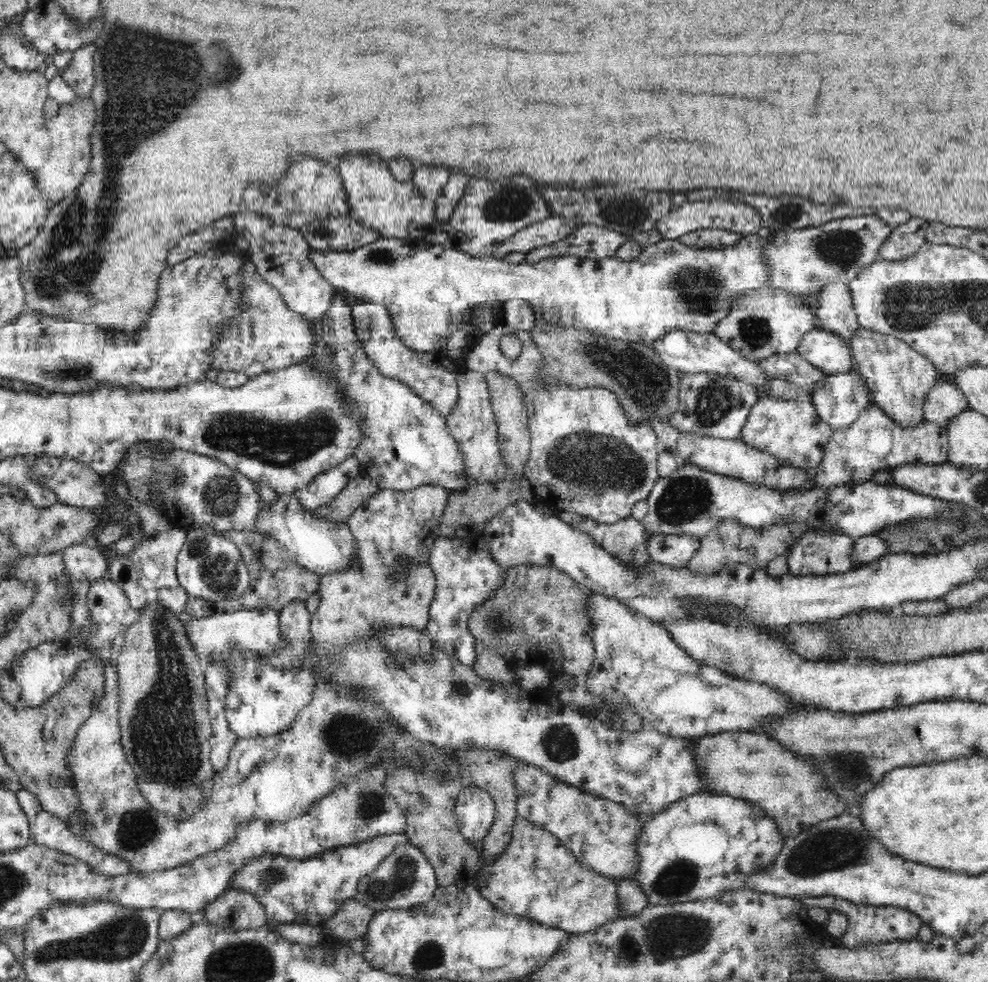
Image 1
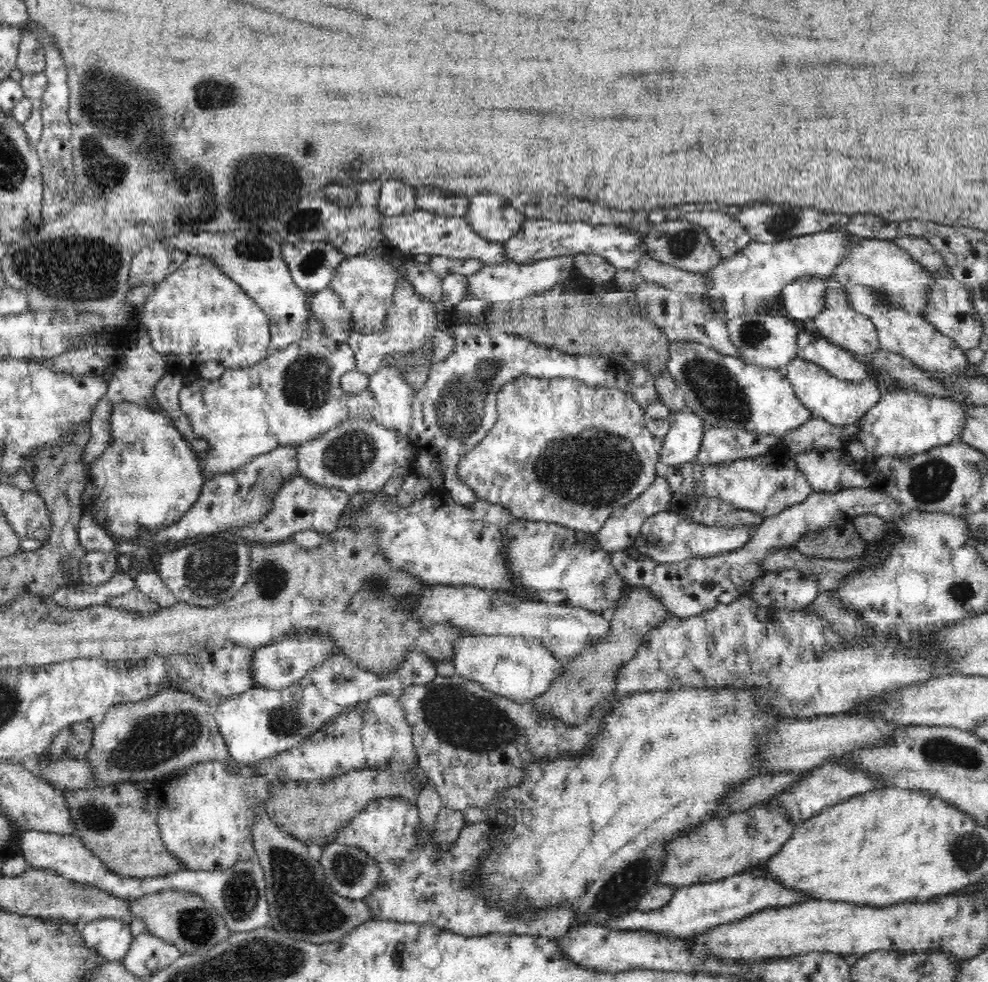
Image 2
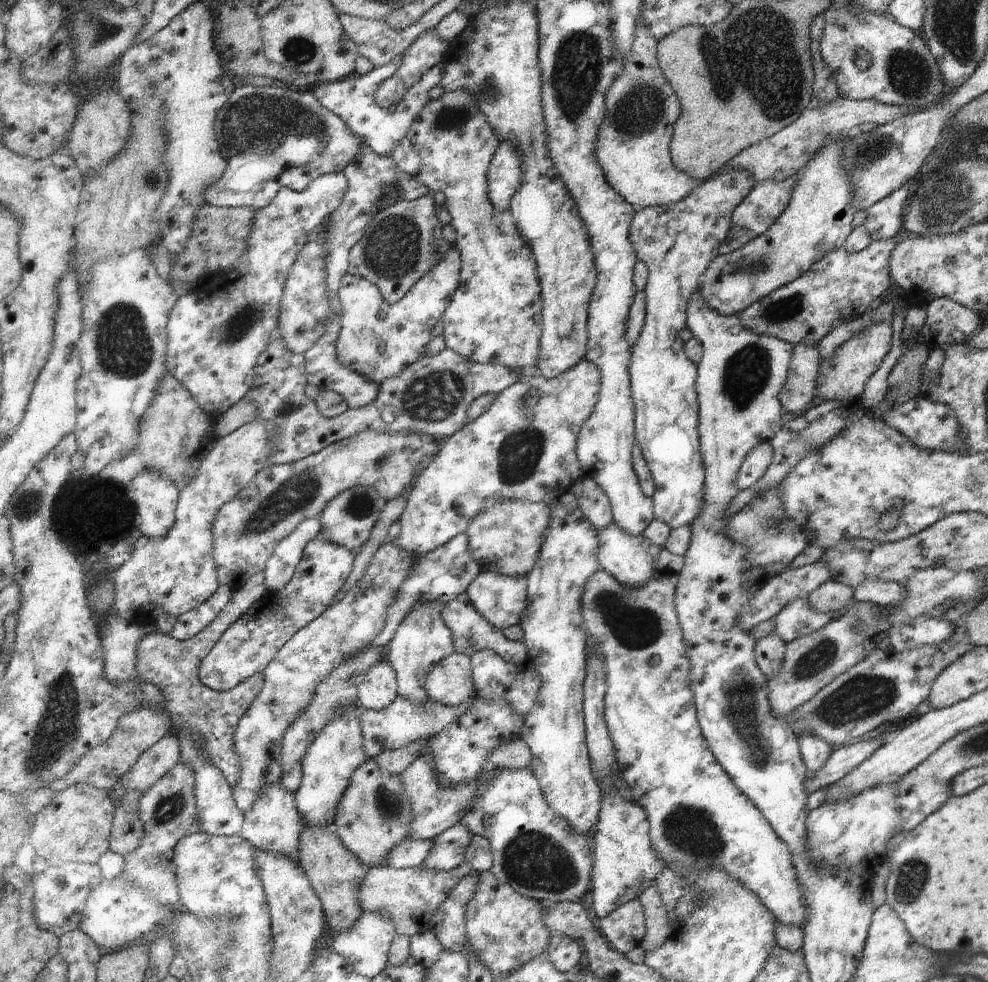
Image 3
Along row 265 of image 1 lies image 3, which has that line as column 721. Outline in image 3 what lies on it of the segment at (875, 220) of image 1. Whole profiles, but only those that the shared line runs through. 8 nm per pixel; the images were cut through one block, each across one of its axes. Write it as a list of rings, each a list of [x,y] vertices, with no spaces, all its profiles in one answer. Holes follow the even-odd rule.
[[[666,547],[662,548],[659,556],[656,572],[649,578],[646,585],[622,584],[611,573],[606,572],[604,569],[599,569],[594,576],[591,576],[588,584],[584,585],[584,596],[581,598],[582,628],[586,633],[586,652],[592,651],[595,657],[600,657],[606,669],[607,693],[604,699],[604,716],[614,748],[616,749],[616,762],[618,763],[619,772],[624,782],[629,786],[633,800],[648,814],[653,849],[664,861],[666,867],[682,867],[695,873],[709,871],[712,867],[718,867],[726,876],[732,877],[732,880],[744,885],[744,888],[748,889],[778,922],[800,928],[804,920],[804,907],[801,901],[802,891],[797,883],[787,848],[781,843],[781,840],[777,839],[777,836],[773,833],[769,824],[766,824],[756,806],[732,784],[731,778],[721,769],[716,758],[712,756],[712,752],[708,748],[708,742],[705,741],[703,734],[700,732],[697,704],[695,694],[692,692],[692,676],[690,675],[692,672],[692,662],[689,661],[688,644],[685,641],[676,612],[676,587],[678,586],[685,560],[683,557],[672,554]]]

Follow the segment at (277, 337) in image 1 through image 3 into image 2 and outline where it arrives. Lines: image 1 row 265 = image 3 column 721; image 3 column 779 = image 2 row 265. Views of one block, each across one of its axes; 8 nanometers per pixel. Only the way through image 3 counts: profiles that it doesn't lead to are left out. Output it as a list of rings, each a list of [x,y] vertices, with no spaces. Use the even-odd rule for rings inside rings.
[[[188,257],[178,270],[168,274],[160,285],[153,288],[144,302],[144,310],[137,313],[136,319],[148,327],[152,346],[164,357],[170,372],[182,374],[182,377],[188,372],[197,373],[199,366],[208,361],[220,361],[225,369],[245,370],[269,355],[268,317],[232,279],[220,273],[208,258]]]

